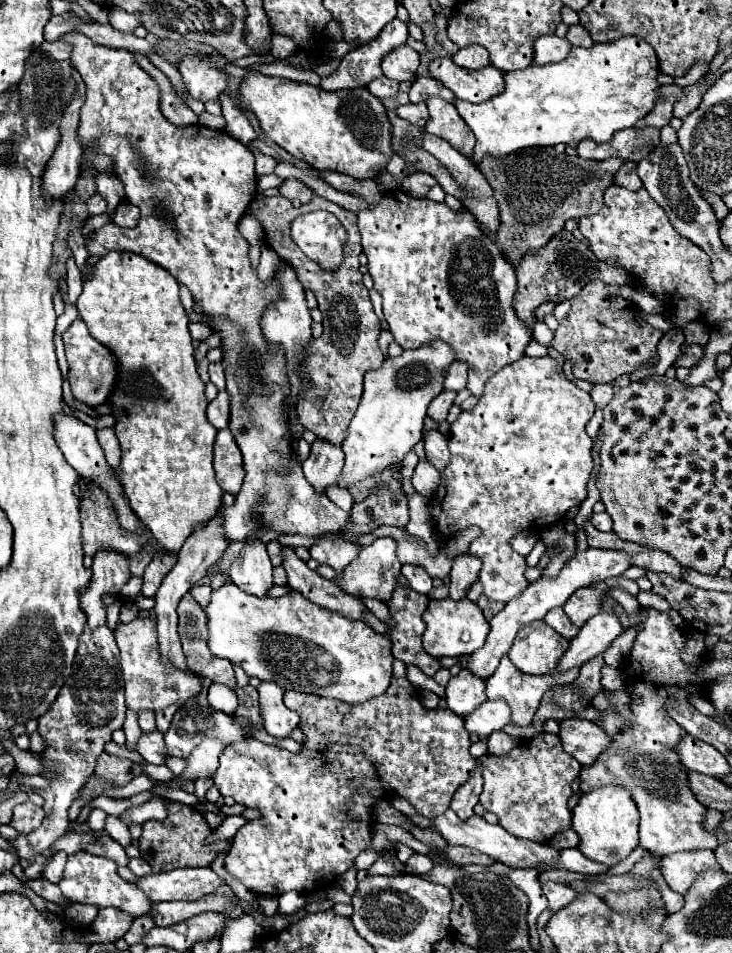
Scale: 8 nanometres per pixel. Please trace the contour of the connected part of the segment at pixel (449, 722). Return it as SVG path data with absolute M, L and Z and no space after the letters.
M394 677L382 697L374 697L362 705L348 705L296 691L286 691L284 703L300 715L300 729L304 733L302 751L290 753L256 739L242 739L226 747L218 773L214 773L220 795L260 811L260 819L248 821L248 825L238 829L226 855L226 871L254 895L278 897L284 891L312 893L324 889L324 885L344 875L362 851L372 849L374 807L380 799L402 797L420 815L434 819L450 807L456 789L476 769L476 759L468 751L472 743L464 719L450 713L450 709L422 707L416 689L406 677Z

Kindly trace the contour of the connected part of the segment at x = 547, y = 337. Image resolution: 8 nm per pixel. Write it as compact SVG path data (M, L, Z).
M536 322L533 328L533 338L538 343L549 346L554 336L554 332L544 322Z

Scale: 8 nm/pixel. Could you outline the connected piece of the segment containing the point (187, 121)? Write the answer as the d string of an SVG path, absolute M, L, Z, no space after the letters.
M133 53L136 62L156 81L160 87L160 109L164 117L176 127L198 125L198 115L176 95L166 75L155 67L147 56Z

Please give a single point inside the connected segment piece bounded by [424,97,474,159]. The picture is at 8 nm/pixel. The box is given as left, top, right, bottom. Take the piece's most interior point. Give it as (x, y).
(444, 121)

